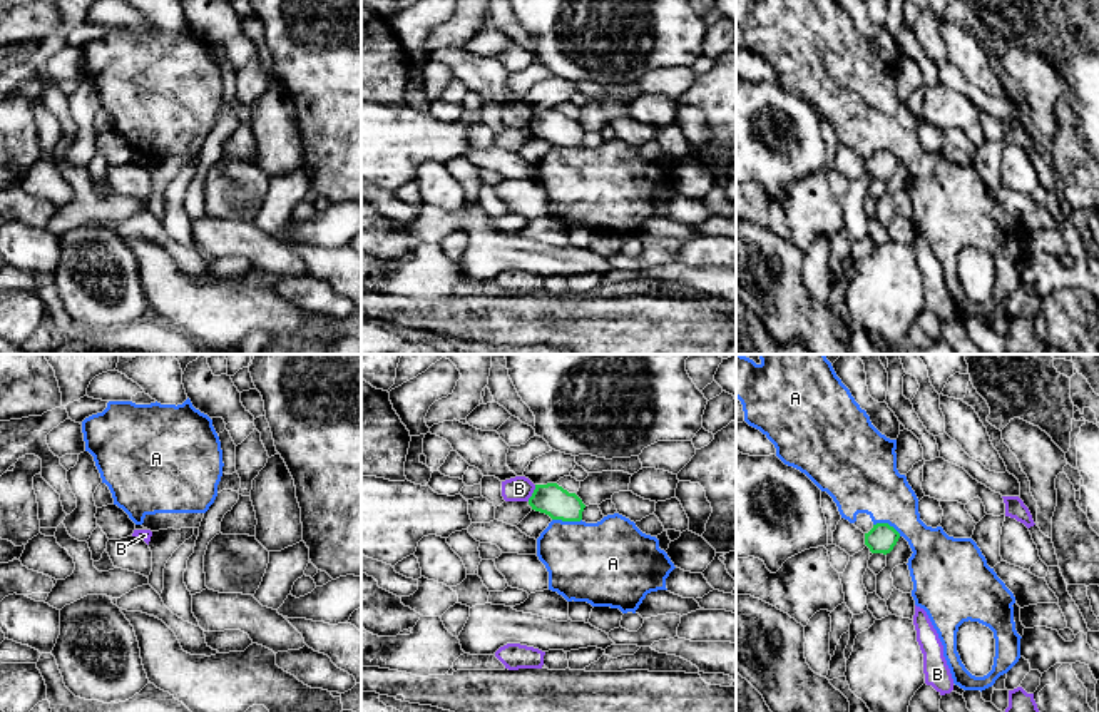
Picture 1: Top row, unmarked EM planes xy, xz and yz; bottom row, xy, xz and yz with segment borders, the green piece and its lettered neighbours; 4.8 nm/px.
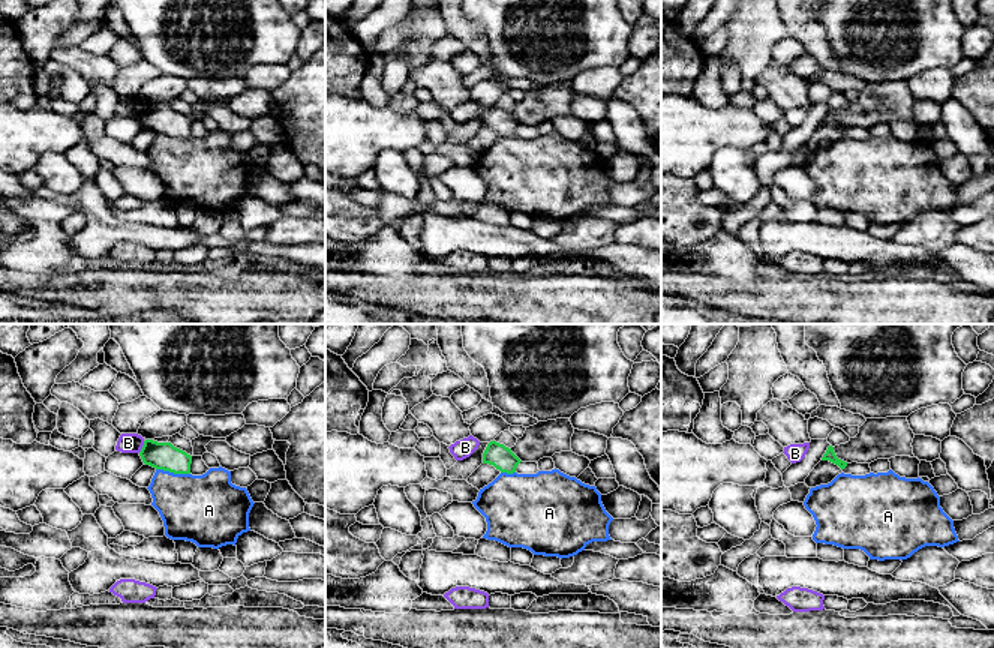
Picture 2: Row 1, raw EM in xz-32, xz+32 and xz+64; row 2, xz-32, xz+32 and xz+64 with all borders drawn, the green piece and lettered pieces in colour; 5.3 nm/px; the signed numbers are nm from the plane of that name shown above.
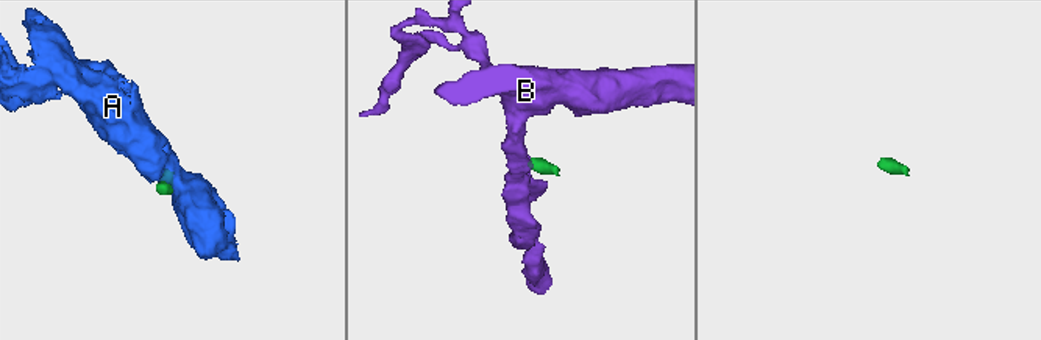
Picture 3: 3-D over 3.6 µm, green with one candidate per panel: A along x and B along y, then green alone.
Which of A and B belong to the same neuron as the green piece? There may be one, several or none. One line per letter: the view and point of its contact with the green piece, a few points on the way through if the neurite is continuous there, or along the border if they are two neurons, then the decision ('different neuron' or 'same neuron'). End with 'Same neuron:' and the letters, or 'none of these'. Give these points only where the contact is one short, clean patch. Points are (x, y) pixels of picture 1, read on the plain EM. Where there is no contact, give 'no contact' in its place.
A: contact xz (567, 146); border xz (552, 144), (581, 146); different neuron
B: contact xz (532, 119); border xz (536, 111), (527, 126); different neuron
Same neuron: none of these

